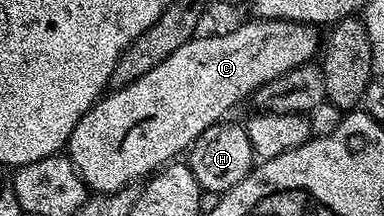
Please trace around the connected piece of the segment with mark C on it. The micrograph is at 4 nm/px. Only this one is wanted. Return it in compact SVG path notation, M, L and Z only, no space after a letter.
M250 18L247 24L219 36L195 35L180 50L168 54L160 66L148 70L144 78L107 91L98 99L72 130L69 160L91 193L131 187L181 157L178 155L208 126L229 117L230 108L241 100L249 101L257 88L296 66L311 63L320 52L318 32L317 27L291 20Z

